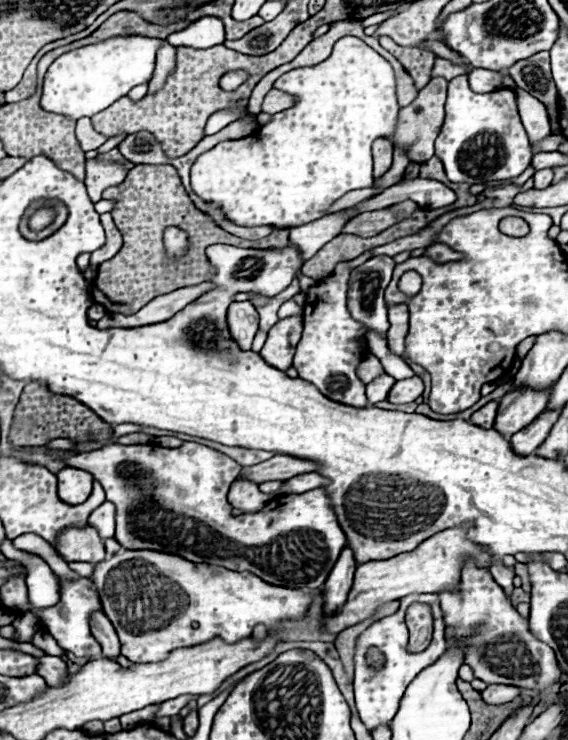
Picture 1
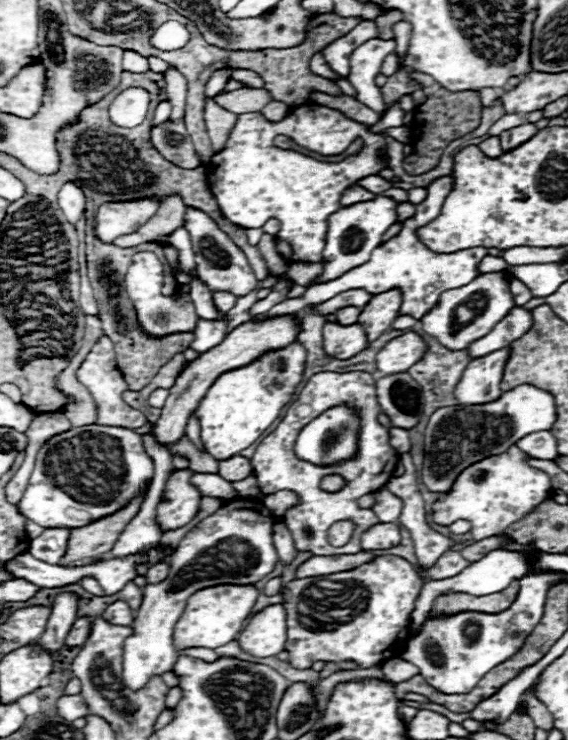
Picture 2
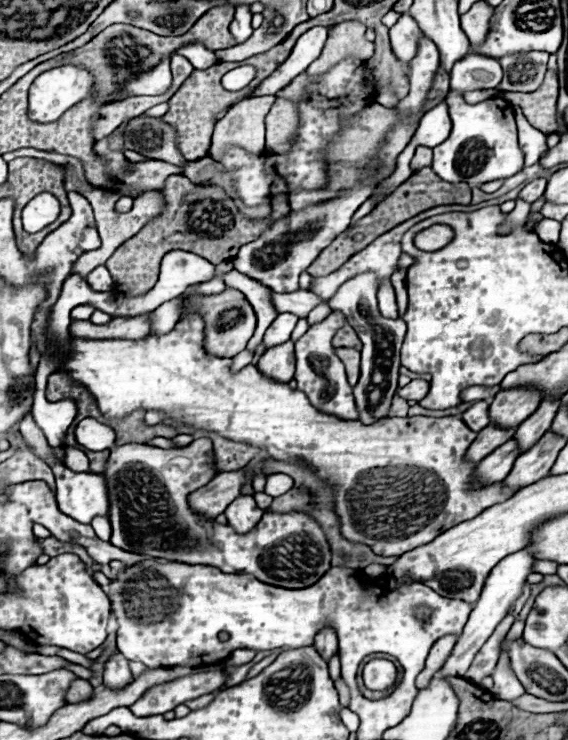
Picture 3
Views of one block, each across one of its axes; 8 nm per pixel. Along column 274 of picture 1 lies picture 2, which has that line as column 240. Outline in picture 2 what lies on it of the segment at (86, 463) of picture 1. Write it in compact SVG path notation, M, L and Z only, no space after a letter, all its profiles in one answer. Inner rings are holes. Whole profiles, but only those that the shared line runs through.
M230 500L212 516L204 518L192 528L172 554L168 578L158 584L144 586L144 598L134 618L134 632L124 644L124 674L122 680L130 690L140 690L152 676L162 676L172 670L180 652L174 648L174 624L186 608L186 600L210 586L218 584L256 584L268 576L276 562L278 552L272 542L274 516L258 500Z

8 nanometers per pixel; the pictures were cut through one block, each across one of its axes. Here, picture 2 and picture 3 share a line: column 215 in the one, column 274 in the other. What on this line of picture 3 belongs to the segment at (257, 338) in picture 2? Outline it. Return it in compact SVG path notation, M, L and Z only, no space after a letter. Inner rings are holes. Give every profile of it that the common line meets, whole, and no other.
M288 340L280 346L270 348L262 354L256 366L270 380L288 384L294 378L294 342Z

